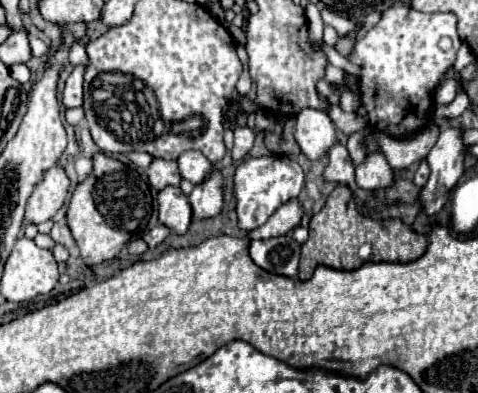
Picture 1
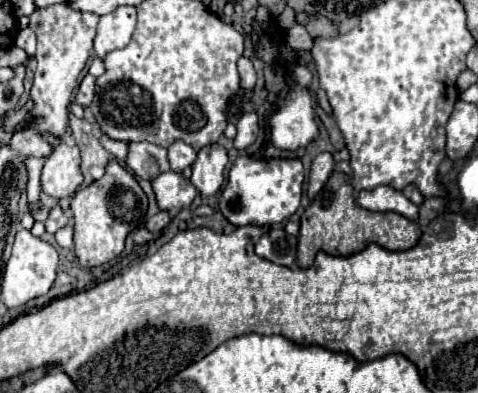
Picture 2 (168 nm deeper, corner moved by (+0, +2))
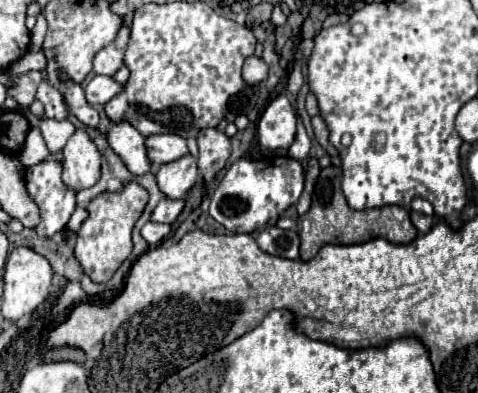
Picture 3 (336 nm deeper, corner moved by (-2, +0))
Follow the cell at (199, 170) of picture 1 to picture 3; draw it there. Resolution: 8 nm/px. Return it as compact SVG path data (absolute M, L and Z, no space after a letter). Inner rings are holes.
M154 135L152 139L146 139L146 149L154 167L178 161L188 155L186 141L180 135Z

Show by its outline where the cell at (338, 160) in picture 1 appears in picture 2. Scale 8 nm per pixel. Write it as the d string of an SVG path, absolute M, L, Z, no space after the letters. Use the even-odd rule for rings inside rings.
M320 153L314 157L312 169L310 169L310 179L308 179L308 197L310 199L314 199L314 195L322 189L322 185L326 183L326 179L330 177L332 171L334 171L334 159L330 153Z

